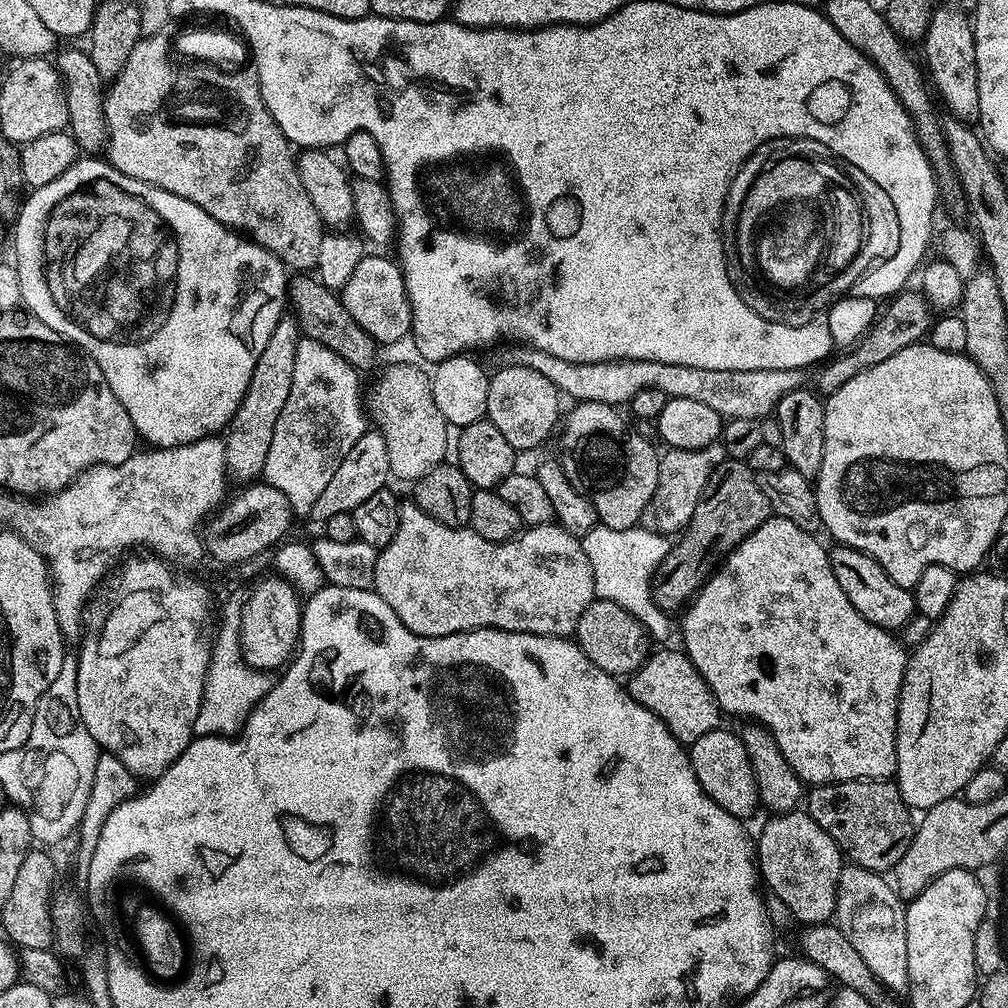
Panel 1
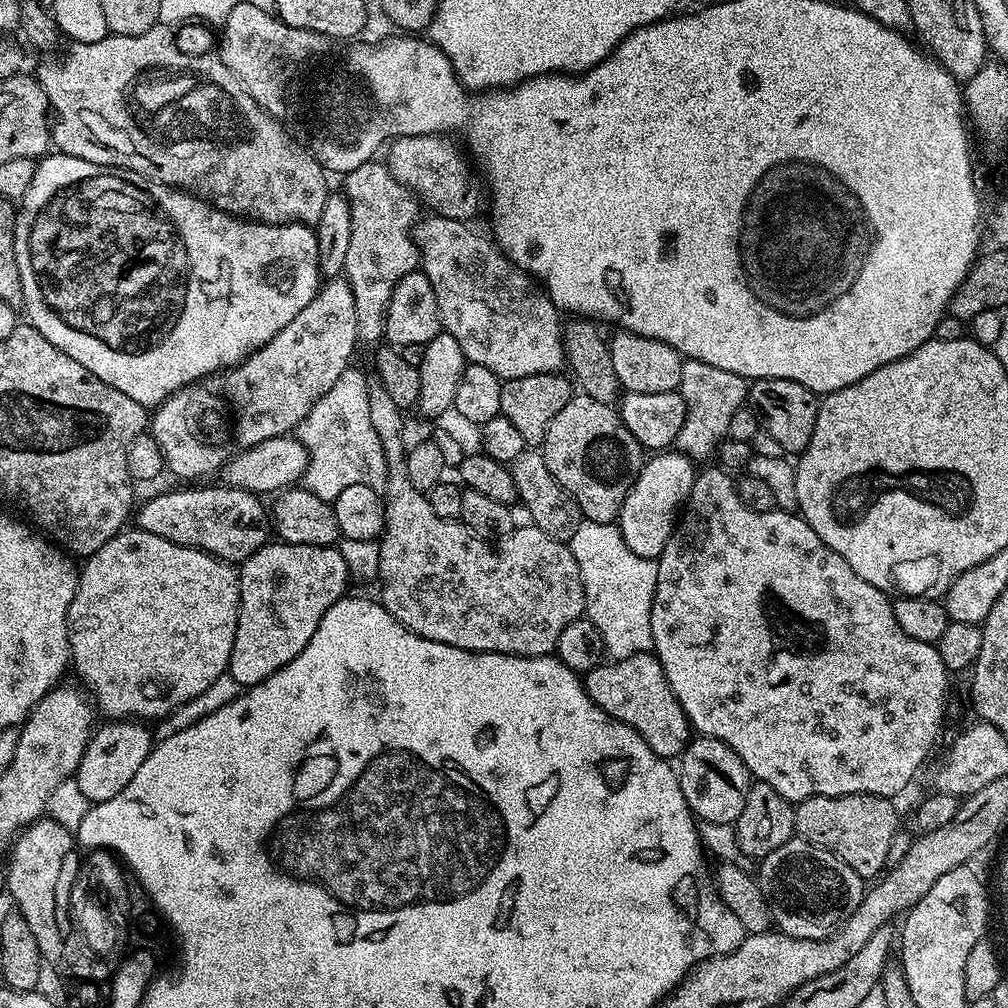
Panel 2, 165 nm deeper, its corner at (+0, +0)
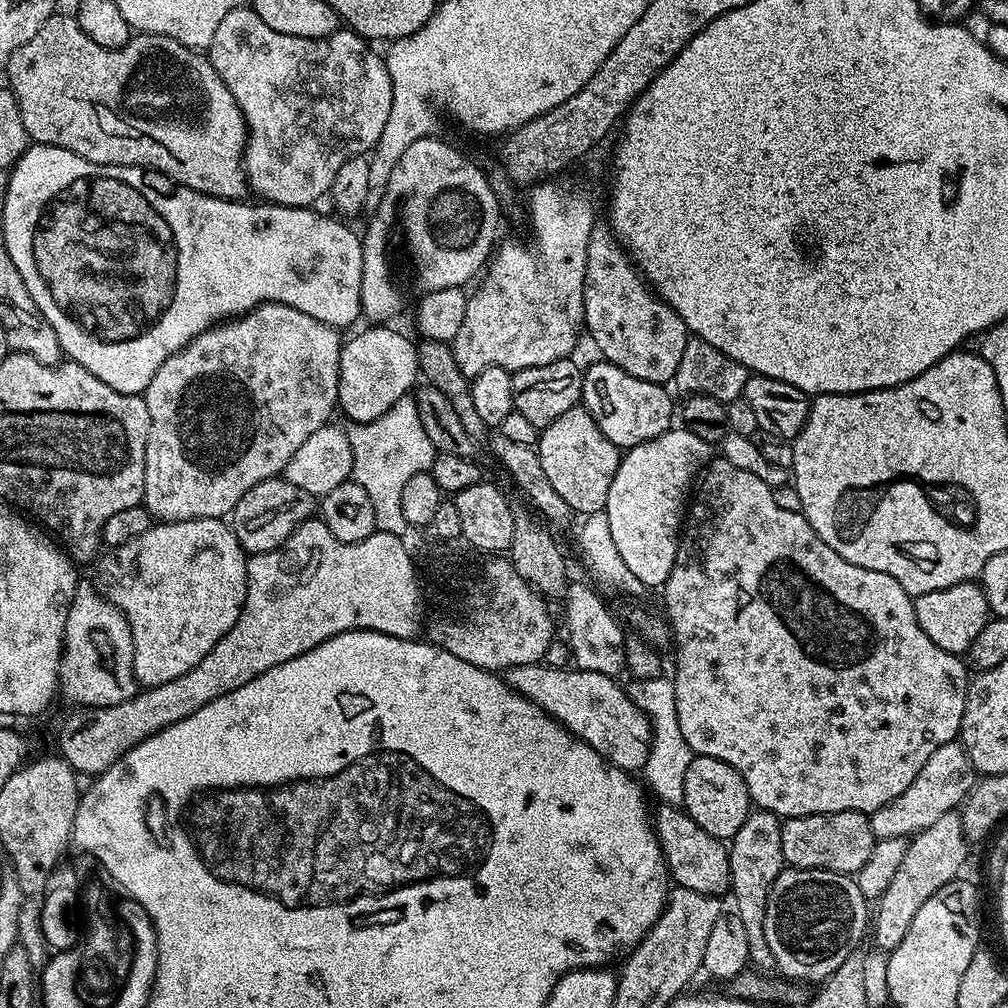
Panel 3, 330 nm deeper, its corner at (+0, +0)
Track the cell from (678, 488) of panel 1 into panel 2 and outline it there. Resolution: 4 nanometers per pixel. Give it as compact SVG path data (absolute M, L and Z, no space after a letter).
M685 359L678 391L688 409L686 422L682 422L682 430L678 430L675 451L683 452L693 462L701 462L711 452L713 455L719 449L721 440L727 437L734 414L738 414L738 410L745 407L749 387L749 381L738 374L730 374L730 370L710 366L710 362Z

